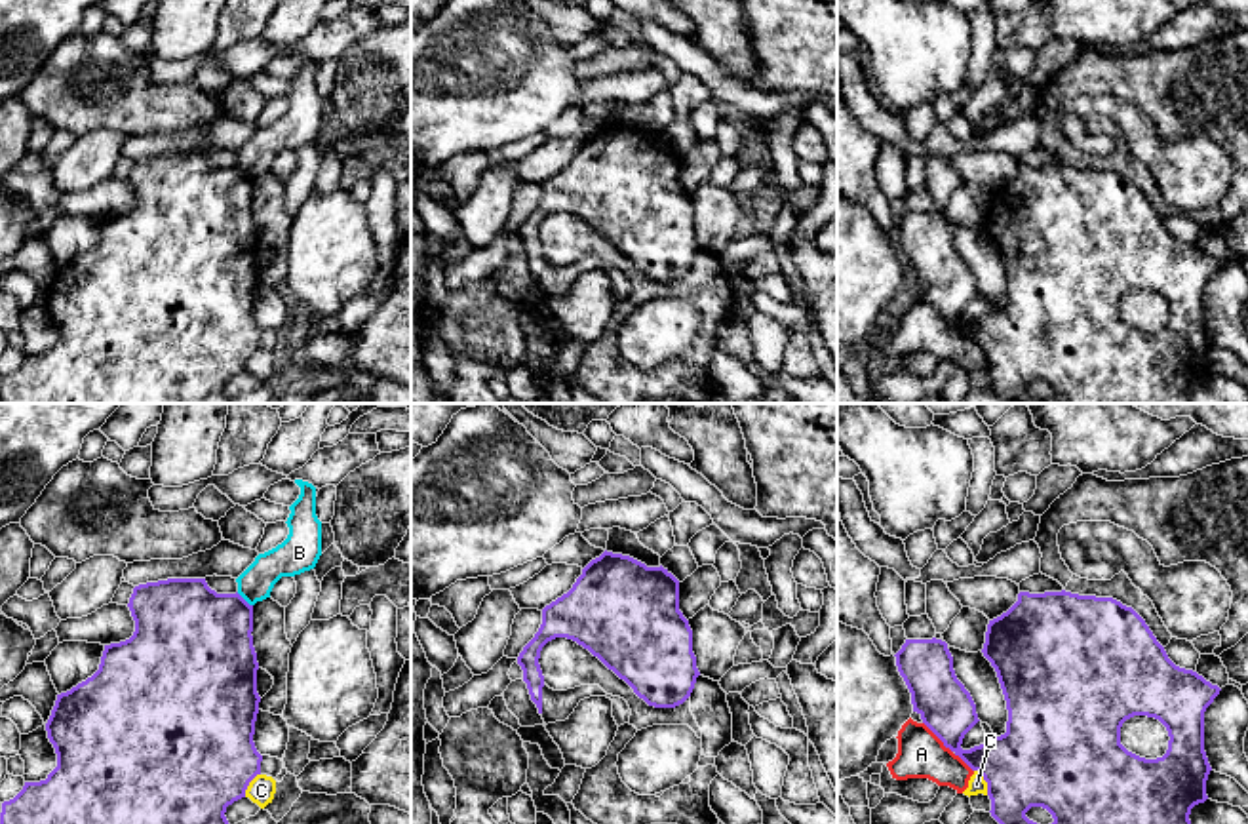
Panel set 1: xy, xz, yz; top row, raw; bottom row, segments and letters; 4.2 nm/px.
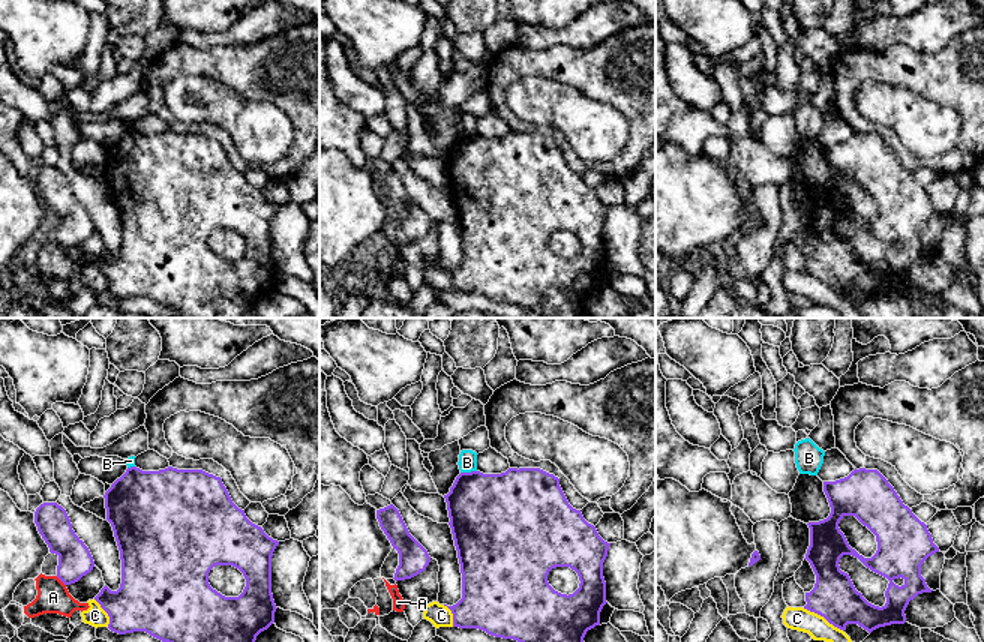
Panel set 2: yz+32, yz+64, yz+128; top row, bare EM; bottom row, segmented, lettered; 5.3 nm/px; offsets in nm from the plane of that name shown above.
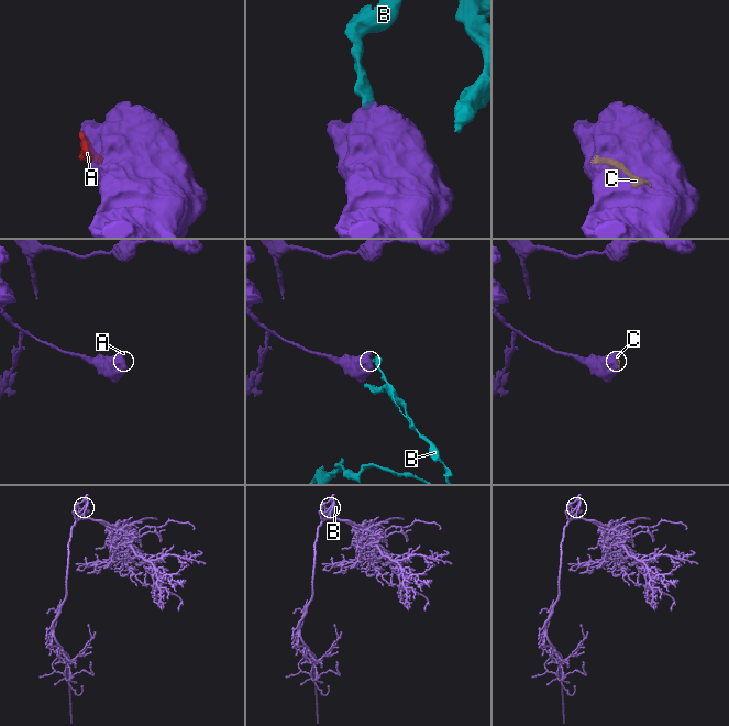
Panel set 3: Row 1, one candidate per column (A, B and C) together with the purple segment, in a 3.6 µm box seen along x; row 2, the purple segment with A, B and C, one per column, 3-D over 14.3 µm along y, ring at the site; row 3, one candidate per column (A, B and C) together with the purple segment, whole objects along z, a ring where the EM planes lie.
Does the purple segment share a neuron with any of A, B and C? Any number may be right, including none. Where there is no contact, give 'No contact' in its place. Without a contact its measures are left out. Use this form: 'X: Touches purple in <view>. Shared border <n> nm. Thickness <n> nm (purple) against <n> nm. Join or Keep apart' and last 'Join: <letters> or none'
A: Touches purple in yz. Shared border 300 nm. Thickness 220 nm (purple) against 200 nm. Keep apart
B: Touches purple in xy. Shared border 90 nm. Thickness 420 nm (purple) against 150 nm. Keep apart
C: Touches purple in yz. Shared border 130 nm. Thickness 380 nm (purple) against 80 nm. Keep apart
Join: none

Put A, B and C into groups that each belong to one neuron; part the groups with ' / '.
A C / B

